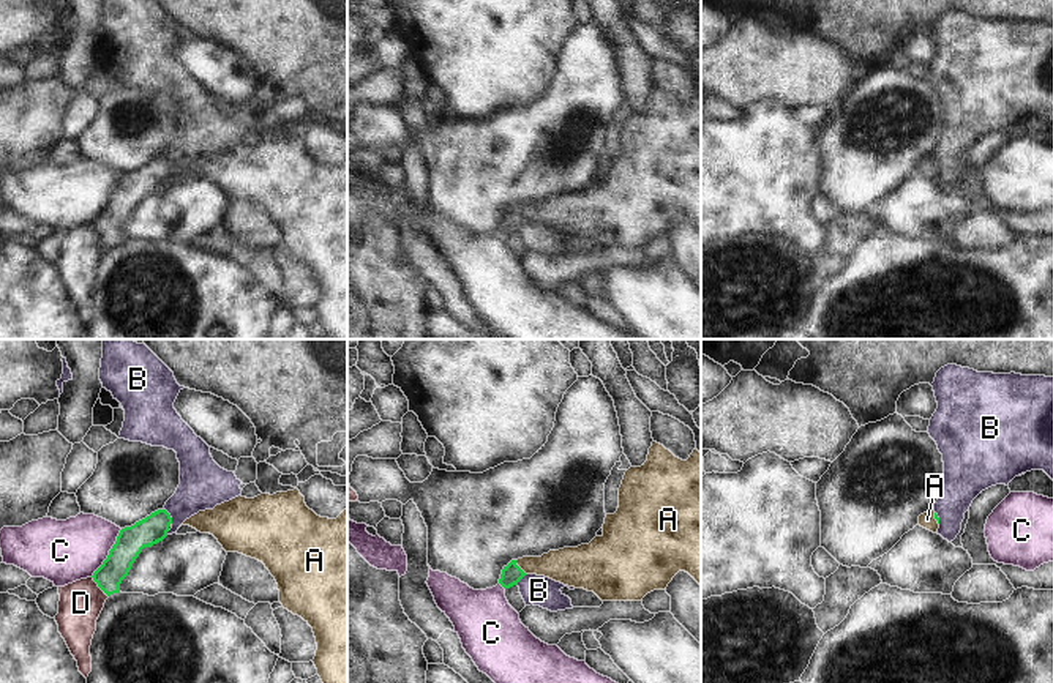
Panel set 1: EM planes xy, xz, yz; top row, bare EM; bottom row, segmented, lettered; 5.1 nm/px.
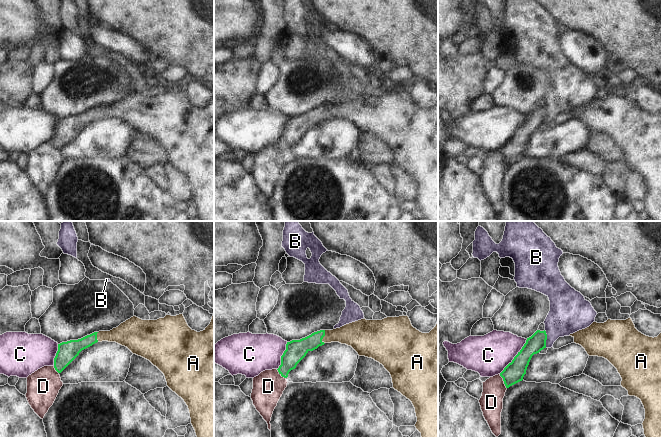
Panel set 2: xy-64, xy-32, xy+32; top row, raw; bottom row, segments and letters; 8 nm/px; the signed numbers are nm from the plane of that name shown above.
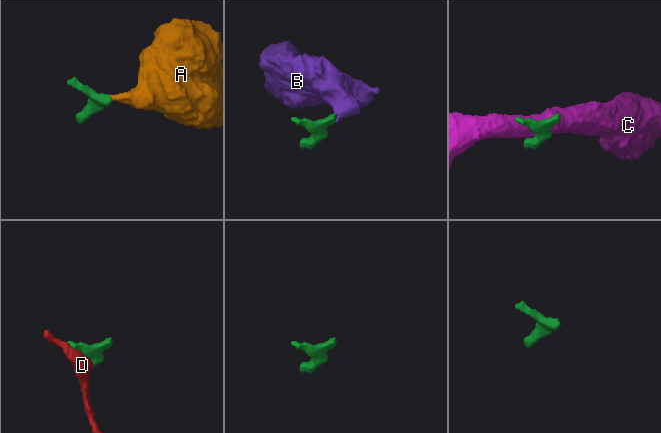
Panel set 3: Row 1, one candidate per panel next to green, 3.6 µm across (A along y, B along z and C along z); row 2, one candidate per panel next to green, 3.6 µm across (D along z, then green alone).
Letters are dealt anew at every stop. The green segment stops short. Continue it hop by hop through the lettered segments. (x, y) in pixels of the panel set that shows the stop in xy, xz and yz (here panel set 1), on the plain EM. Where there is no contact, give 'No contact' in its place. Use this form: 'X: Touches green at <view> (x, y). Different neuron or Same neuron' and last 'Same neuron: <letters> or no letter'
A: Touches green at xz (518, 213). Same neuron
B: Touches green at xy (169, 163). Different neuron
C: Touches green at xy (109, 199). Different neuron
D: Touches green at xy (98, 232). Different neuron
Same neuron: A.

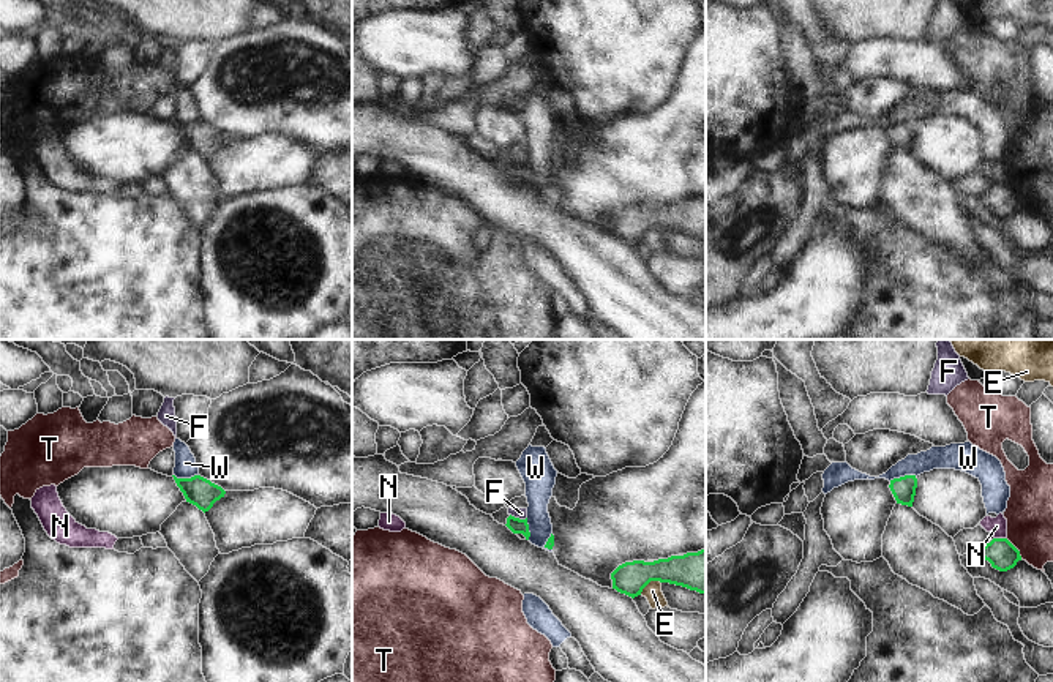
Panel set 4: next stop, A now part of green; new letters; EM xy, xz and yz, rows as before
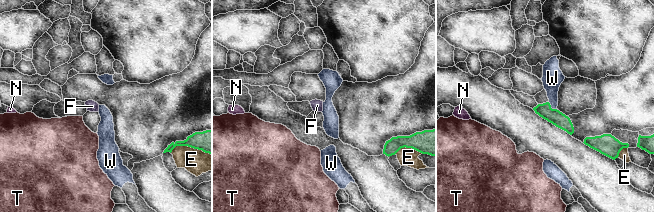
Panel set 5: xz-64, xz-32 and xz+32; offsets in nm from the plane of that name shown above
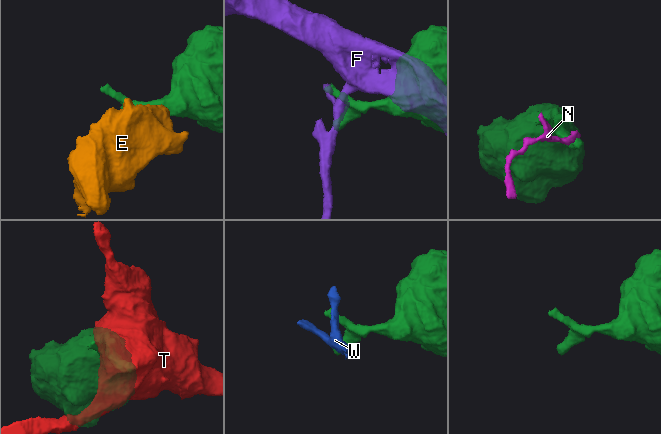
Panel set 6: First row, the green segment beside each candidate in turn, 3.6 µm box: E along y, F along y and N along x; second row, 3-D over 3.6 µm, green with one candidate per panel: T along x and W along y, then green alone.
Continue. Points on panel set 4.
E: Touches green at xz (649, 228). Different neuron
F: Touches green at xz (518, 164). Different neuron
N: Touches green at yz (1001, 185). Different neuron
T: Touches green at yz (1015, 194). Different neuron
W: Touches green at yz (902, 123). Different neuron
Same neuron: no letter.

